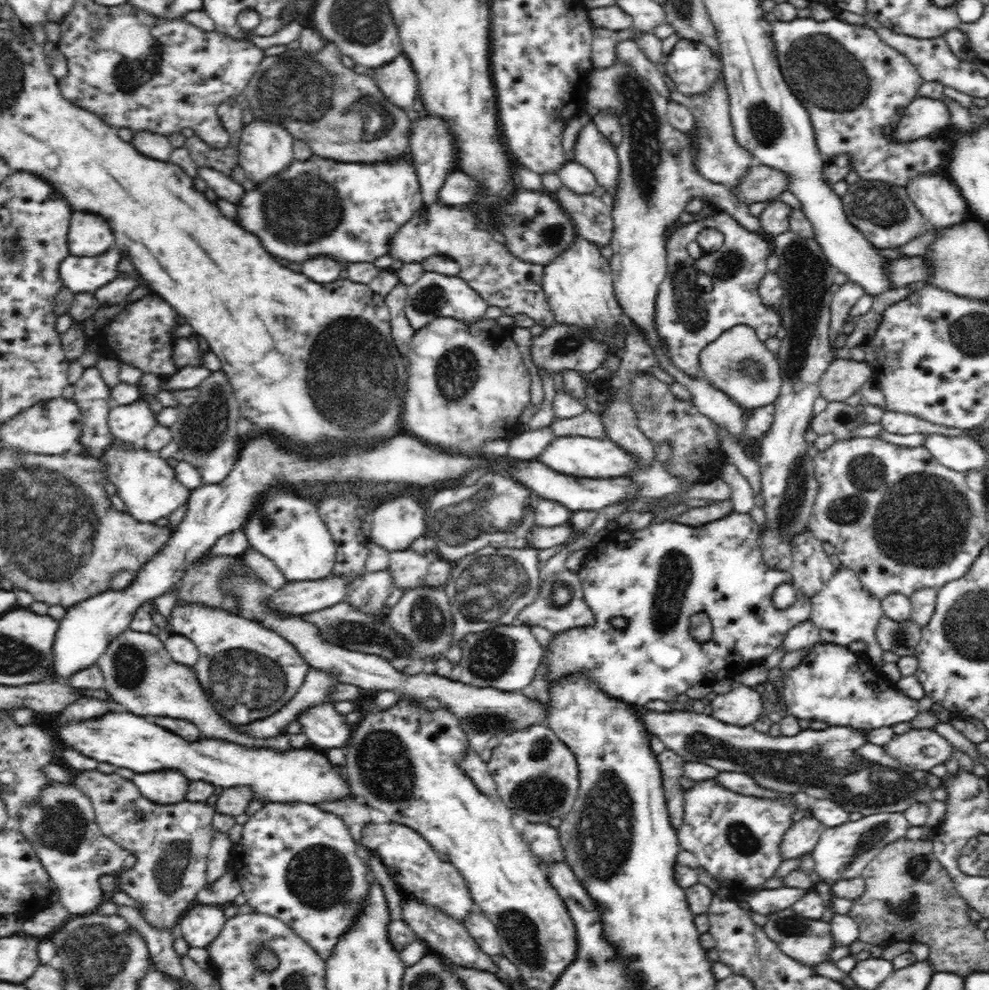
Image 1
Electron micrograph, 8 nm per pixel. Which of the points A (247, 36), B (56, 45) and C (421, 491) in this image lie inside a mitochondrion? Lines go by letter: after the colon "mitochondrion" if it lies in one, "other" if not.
A: other
B: other
C: other

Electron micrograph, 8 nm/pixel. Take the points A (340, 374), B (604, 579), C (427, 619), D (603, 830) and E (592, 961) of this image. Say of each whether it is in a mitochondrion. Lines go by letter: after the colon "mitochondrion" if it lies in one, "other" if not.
A: mitochondrion
B: other
C: mitochondrion
D: mitochondrion
E: mitochondrion

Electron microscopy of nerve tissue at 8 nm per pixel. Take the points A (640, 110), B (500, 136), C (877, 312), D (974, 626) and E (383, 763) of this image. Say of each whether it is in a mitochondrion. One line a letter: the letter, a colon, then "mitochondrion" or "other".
A: mitochondrion
B: other
C: other
D: mitochondrion
E: mitochondrion

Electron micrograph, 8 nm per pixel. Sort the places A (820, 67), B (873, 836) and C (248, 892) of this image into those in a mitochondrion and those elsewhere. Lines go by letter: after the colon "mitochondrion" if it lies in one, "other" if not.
A: mitochondrion
B: mitochondrion
C: other

